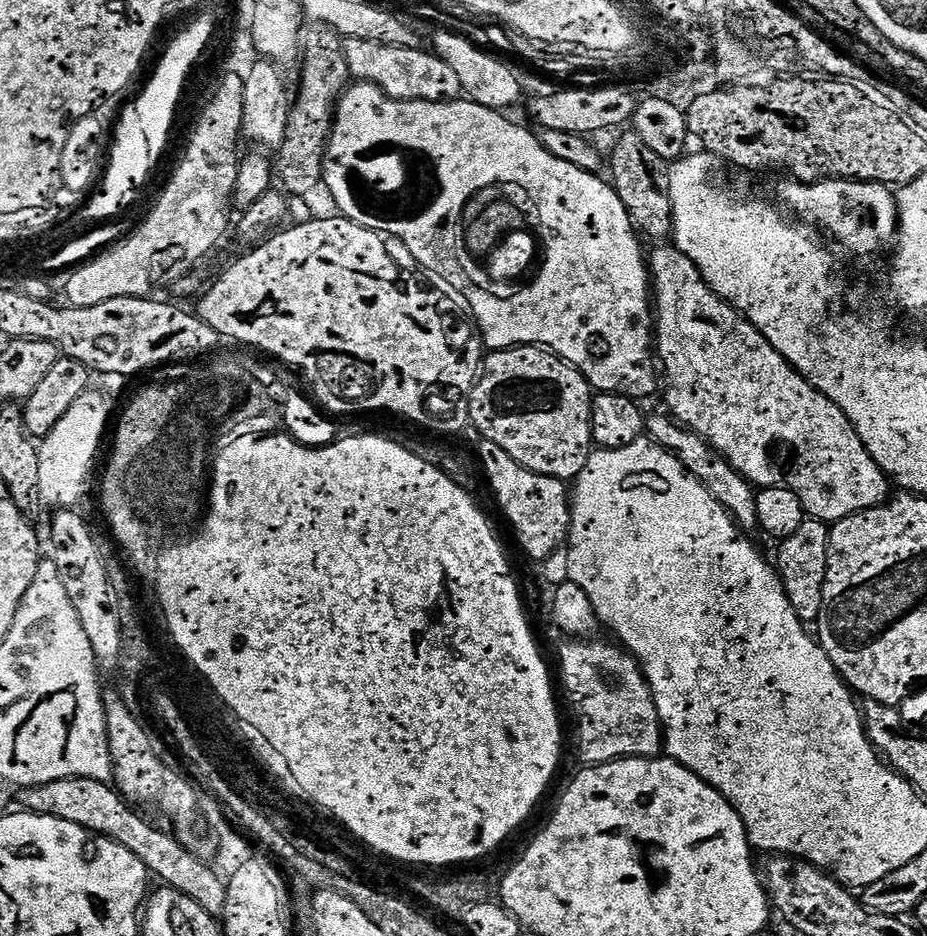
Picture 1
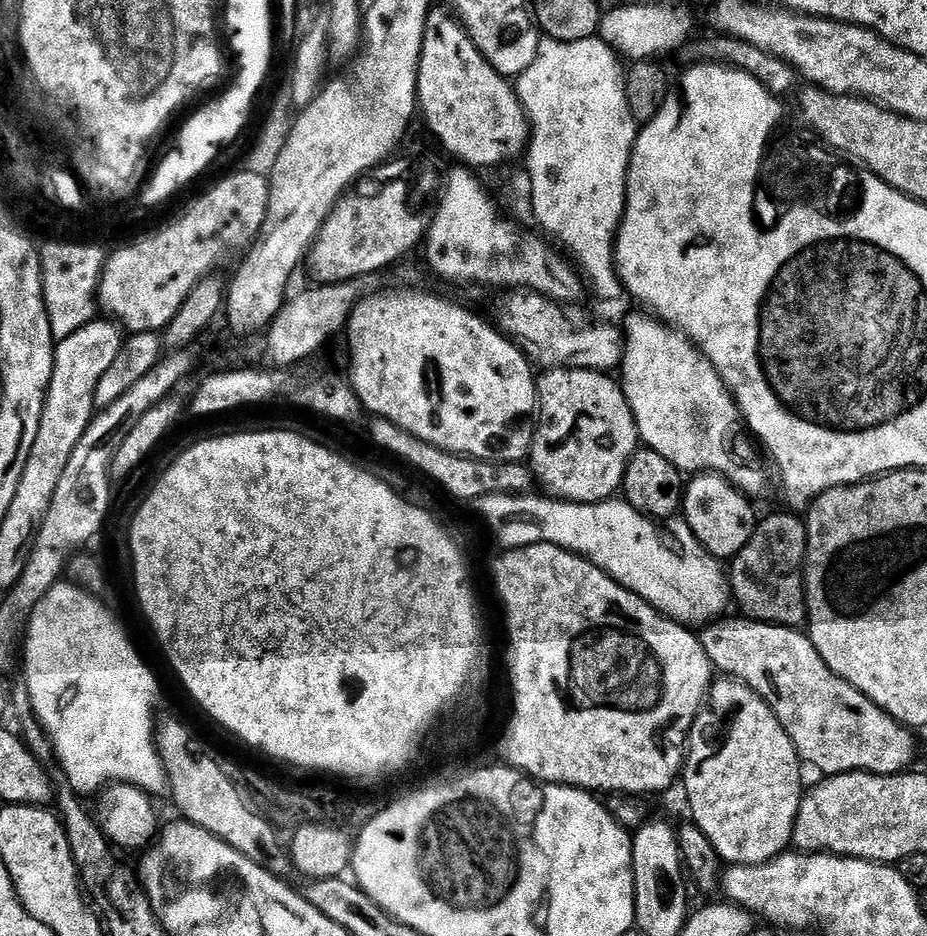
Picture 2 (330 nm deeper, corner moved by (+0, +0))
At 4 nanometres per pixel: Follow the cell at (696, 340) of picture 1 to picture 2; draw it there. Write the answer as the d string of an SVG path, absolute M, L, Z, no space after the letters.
M643 315L628 316L622 323L624 359L618 369L641 441L662 454L662 458L666 458L666 462L670 462L681 474L711 473L715 470L726 476L733 487L745 496L755 498L762 495L768 484L763 470L747 468L732 460L728 453L724 424L731 422L738 409L723 378L688 337L681 336L663 320Z

